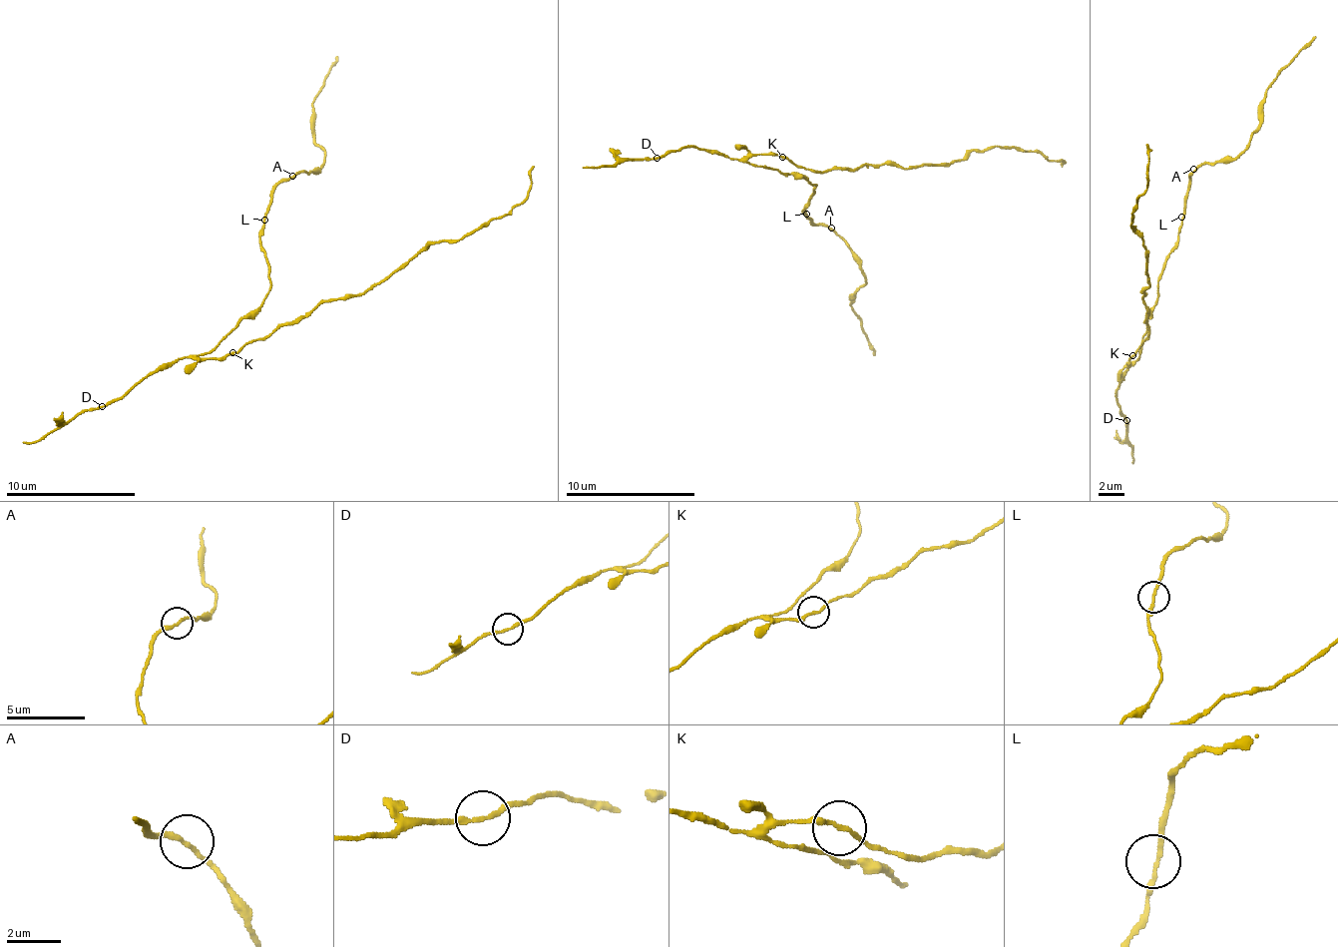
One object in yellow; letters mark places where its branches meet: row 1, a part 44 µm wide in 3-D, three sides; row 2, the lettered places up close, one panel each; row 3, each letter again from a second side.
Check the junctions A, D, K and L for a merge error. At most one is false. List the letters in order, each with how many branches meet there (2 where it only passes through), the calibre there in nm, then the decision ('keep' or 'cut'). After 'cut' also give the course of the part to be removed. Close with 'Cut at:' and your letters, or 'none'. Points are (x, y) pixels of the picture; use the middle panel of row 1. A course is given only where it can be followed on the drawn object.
A: 2 | 160 nm | keep
D: 2 | 170 nm | cut | (658, 159), (620, 157), (612, 166), (583, 168)
K: 2 | 160 nm | keep
L: 2 | 170 nm | keep
Cut at: D

